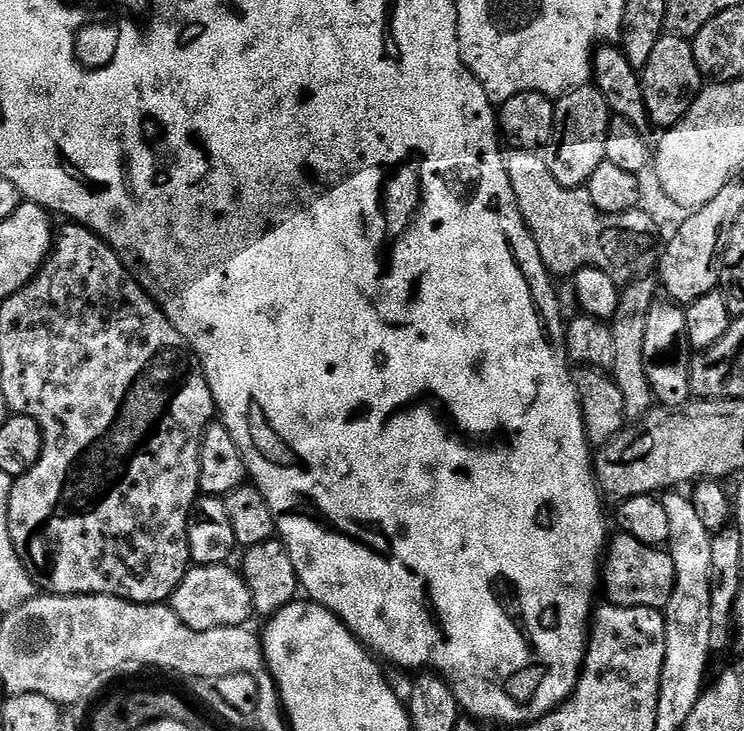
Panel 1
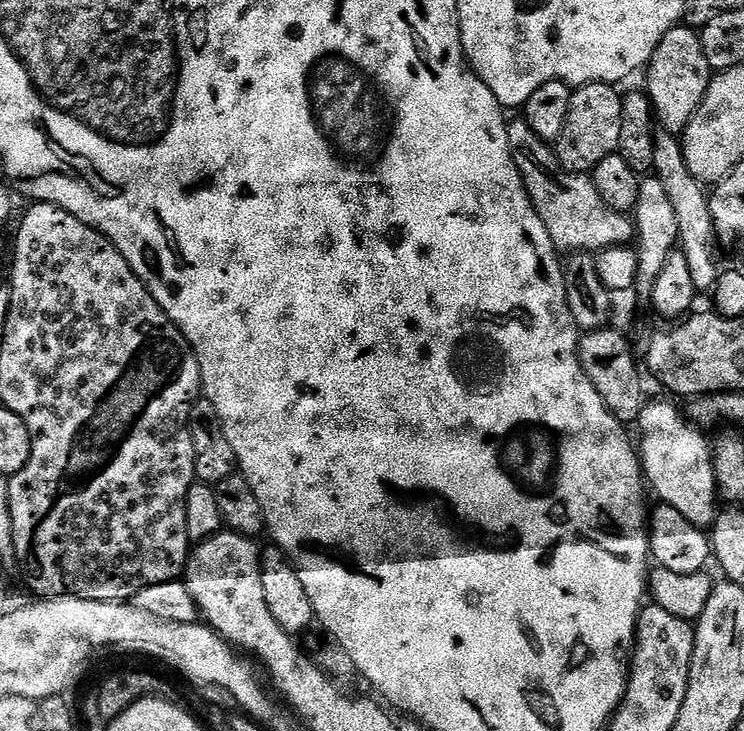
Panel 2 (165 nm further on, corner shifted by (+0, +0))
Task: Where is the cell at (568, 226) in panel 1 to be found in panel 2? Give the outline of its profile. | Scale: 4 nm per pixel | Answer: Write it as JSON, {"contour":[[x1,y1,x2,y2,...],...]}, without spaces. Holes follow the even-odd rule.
{"contour":[[516,118,516,121,508,124,508,141,510,154,520,171,524,189,532,199,532,207,536,209,538,218,542,218,546,234,550,234,557,250,564,254,599,254,606,248,622,248,633,243,633,221,623,212,604,207,598,190,587,175,563,171,556,161,553,149,531,132,523,118]]}

